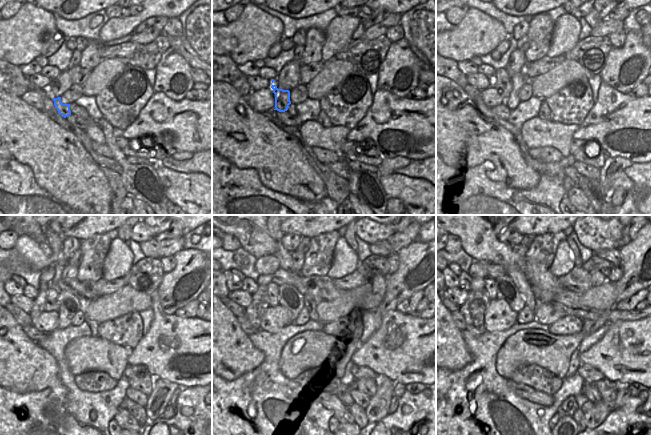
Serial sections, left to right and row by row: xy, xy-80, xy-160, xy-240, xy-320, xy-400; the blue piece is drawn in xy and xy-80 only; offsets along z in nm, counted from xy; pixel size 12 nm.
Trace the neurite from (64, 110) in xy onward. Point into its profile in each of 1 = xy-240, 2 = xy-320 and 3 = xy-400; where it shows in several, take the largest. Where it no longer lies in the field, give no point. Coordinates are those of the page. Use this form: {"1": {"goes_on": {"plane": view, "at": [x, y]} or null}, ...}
{"1": {"goes_on": {"plane": "xy-240", "at": [52, 304]}}, "2": {"goes_on": {"plane": "xy-320", "at": [272, 289]}}, "3": {"goes_on": {"plane": "xy-400", "at": [490, 286]}}}

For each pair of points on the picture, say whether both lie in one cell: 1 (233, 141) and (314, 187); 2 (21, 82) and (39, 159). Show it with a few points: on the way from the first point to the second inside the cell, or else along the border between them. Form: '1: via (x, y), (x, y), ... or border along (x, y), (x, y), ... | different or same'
1: via (253, 143), (265, 147), (294, 176) | same
2: border along (10, 93), (20, 97) | different

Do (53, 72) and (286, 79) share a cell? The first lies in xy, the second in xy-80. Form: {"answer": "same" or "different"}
{"answer": "different"}

